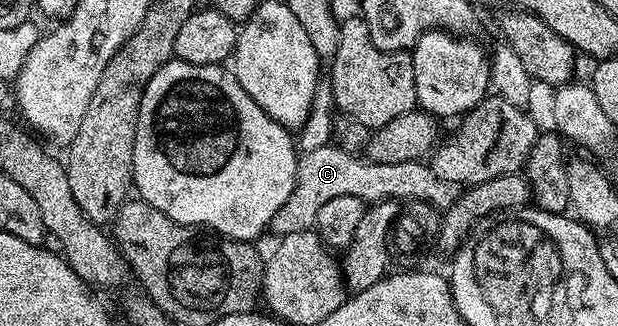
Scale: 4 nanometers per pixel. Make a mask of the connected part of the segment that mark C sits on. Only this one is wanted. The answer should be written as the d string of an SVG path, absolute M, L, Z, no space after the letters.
M328 145L299 155L293 193L289 193L289 201L285 201L285 205L281 205L277 213L273 213L269 231L275 237L282 237L289 233L312 230L321 205L325 205L325 201L333 201L333 197L357 197L367 205L379 203L382 199L422 201L443 209L457 198L456 192L451 191L454 191L452 184L445 183L434 175L426 162L389 165Z

